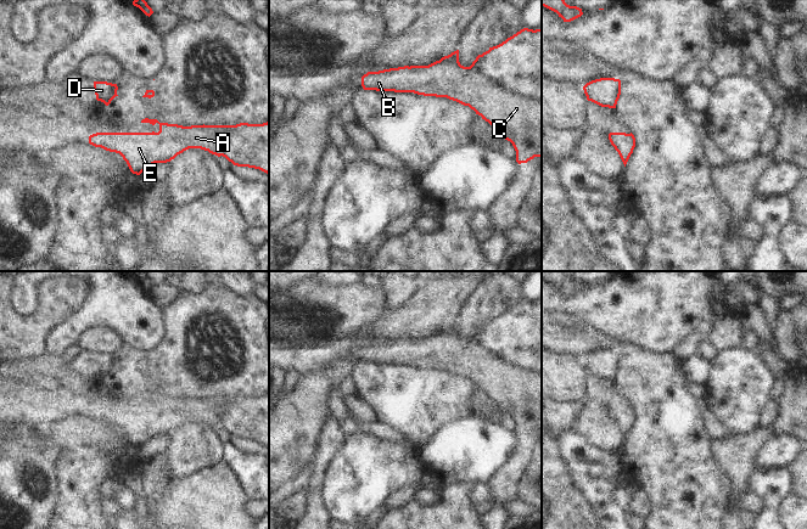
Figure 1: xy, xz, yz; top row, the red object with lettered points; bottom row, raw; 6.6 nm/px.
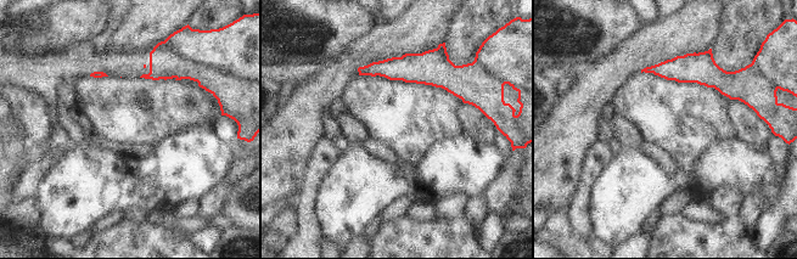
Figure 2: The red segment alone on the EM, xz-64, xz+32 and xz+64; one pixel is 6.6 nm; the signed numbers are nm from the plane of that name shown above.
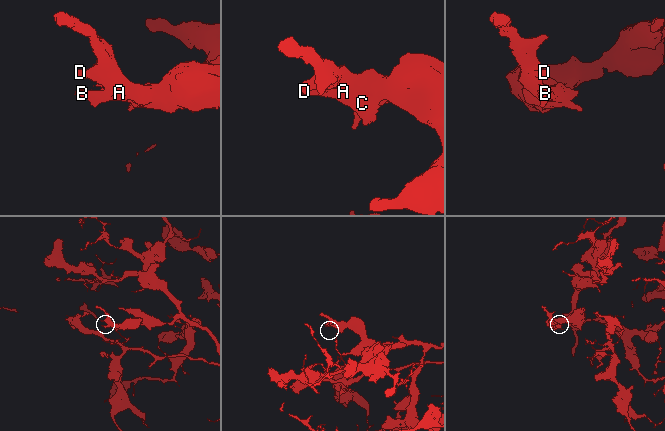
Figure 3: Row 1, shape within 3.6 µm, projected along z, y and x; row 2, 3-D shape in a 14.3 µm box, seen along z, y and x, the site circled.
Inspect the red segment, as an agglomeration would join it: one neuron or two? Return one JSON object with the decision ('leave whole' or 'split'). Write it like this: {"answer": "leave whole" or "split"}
{"answer": "leave whole"}

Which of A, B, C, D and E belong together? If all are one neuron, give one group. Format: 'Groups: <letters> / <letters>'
Groups: A B C D E

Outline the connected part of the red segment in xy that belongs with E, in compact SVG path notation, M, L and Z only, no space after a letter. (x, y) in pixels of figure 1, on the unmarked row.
M145 390L141 395L159 396L158 405L96 405L89 416L119 426L133 446L140 448L155 435L167 435L189 421L201 421L218 429L223 428L234 438L259 441L269 446L269 394L263 396L240 395L236 398L191 398L159 395Z

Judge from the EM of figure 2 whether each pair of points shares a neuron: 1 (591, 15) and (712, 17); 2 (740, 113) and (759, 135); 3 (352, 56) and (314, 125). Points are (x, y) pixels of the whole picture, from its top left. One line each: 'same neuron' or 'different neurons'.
1: different neurons
2: same neuron
3: same neuron

